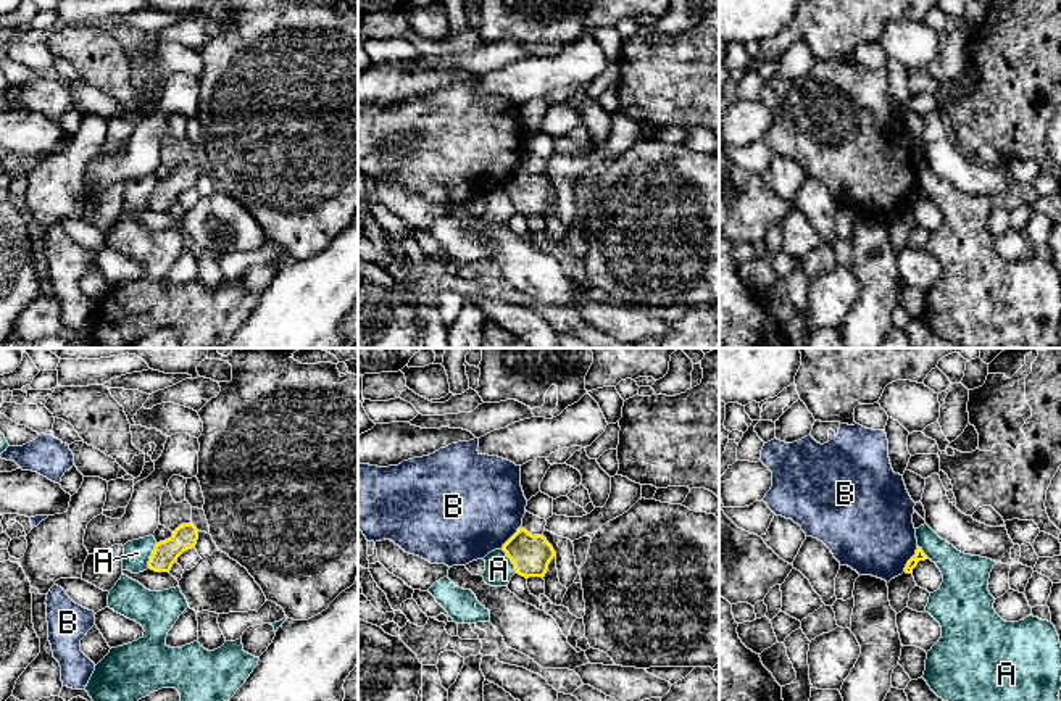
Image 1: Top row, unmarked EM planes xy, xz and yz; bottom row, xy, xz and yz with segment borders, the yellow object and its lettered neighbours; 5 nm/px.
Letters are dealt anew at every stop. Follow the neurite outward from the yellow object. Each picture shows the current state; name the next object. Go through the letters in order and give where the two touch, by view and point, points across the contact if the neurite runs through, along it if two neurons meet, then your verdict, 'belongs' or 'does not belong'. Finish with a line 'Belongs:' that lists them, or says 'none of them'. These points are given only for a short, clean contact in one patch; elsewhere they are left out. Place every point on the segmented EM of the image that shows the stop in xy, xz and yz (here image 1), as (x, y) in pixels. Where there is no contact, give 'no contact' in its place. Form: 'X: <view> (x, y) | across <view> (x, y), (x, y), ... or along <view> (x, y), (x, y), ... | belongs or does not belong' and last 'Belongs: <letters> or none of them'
A: xy (150, 556) | along xy (157, 543), (147, 568) | does not belong
B: yz (910, 559) | along yz (918, 547), (903, 571) | does not belong
Belongs: none of them

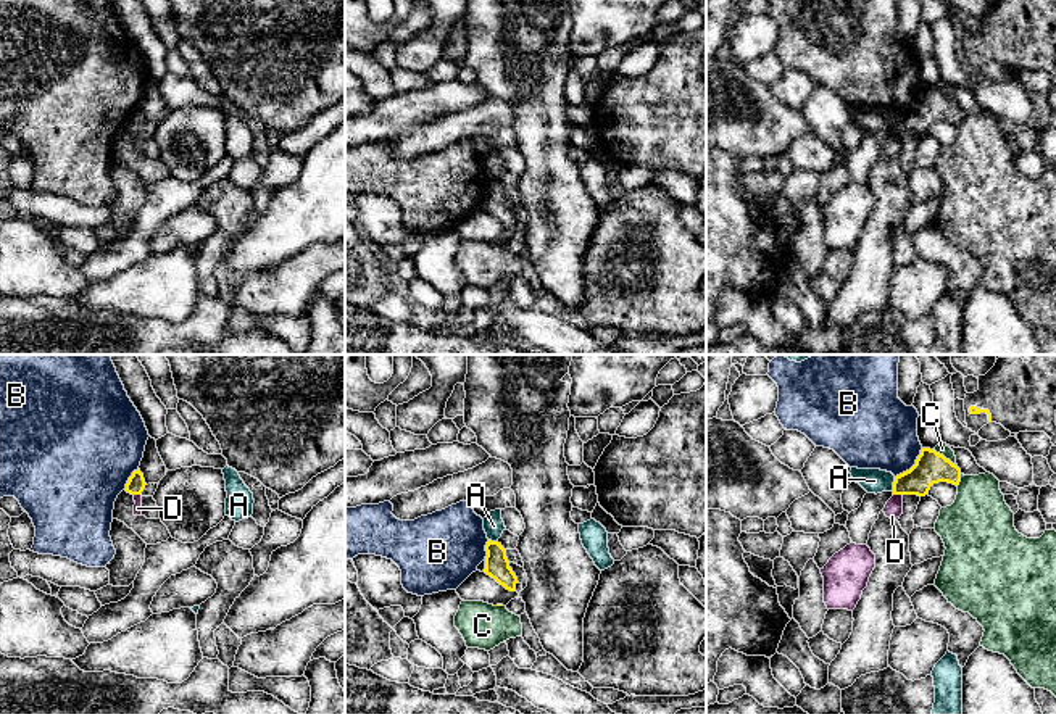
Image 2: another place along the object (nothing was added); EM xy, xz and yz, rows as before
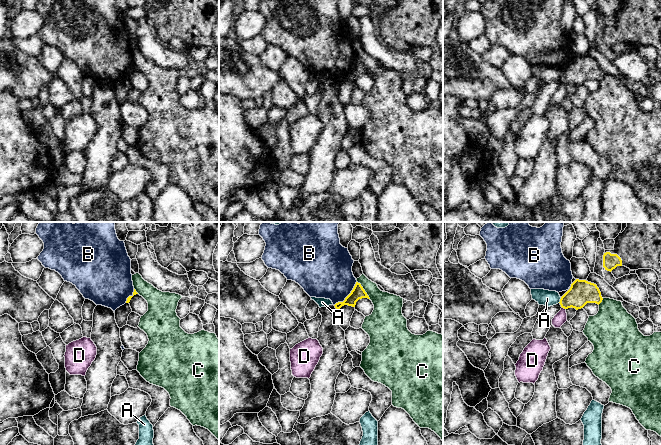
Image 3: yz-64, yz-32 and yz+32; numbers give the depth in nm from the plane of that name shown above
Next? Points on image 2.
A: yz (893, 484) | along yz (895, 477), (890, 490) | does not belong
B: yz (913, 466) | along yz (922, 448), (916, 461), (895, 477) | does not belong
C: yz (943, 456) | along yz (934, 448), (956, 466) | does not belong
D: yz (898, 493) | along yz (893, 493), (902, 495) | does not belong
Belongs: none of them

